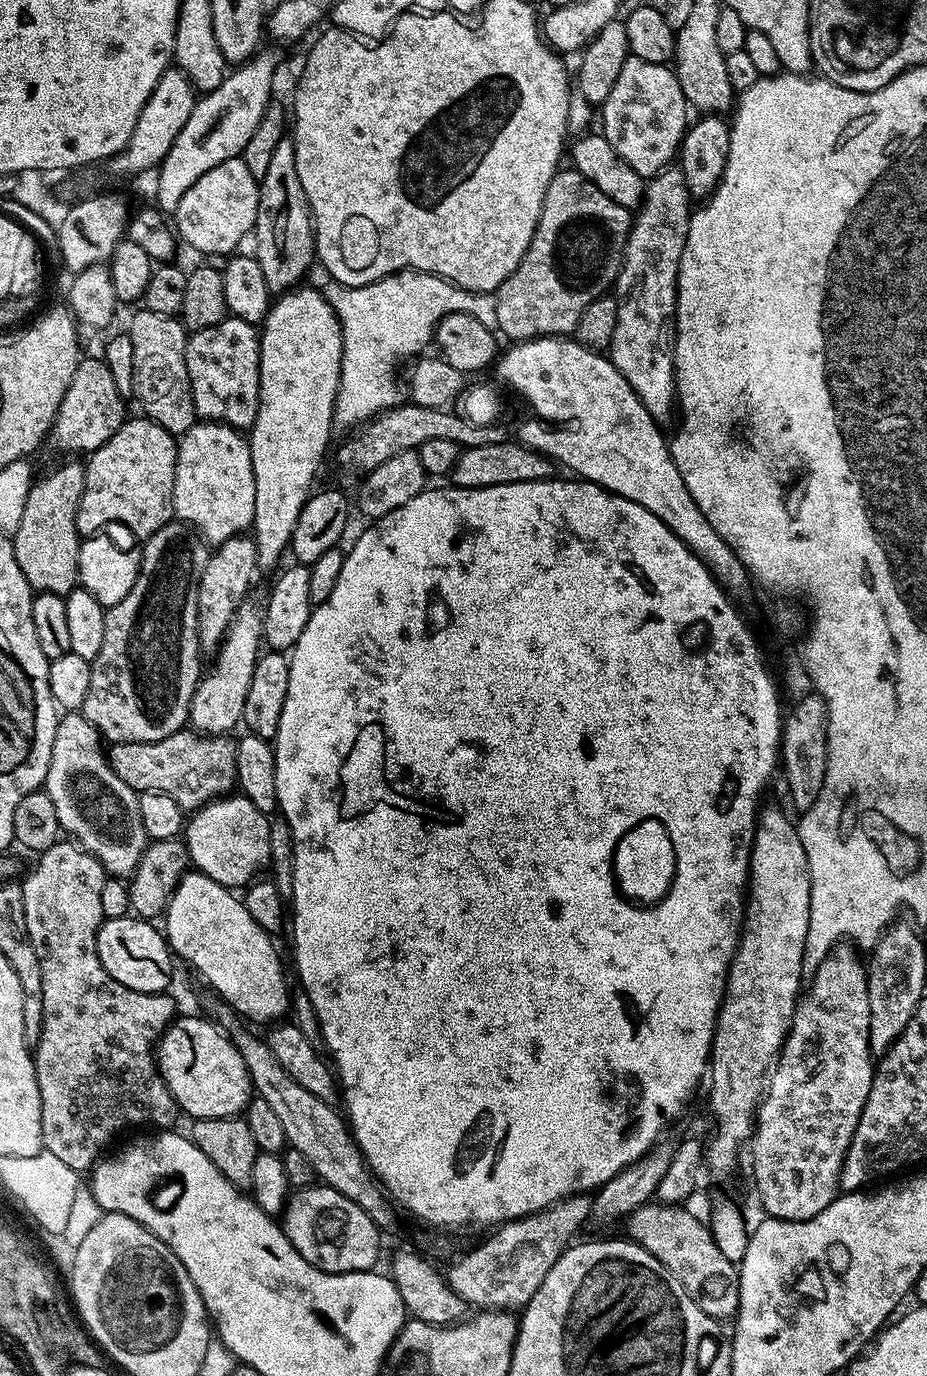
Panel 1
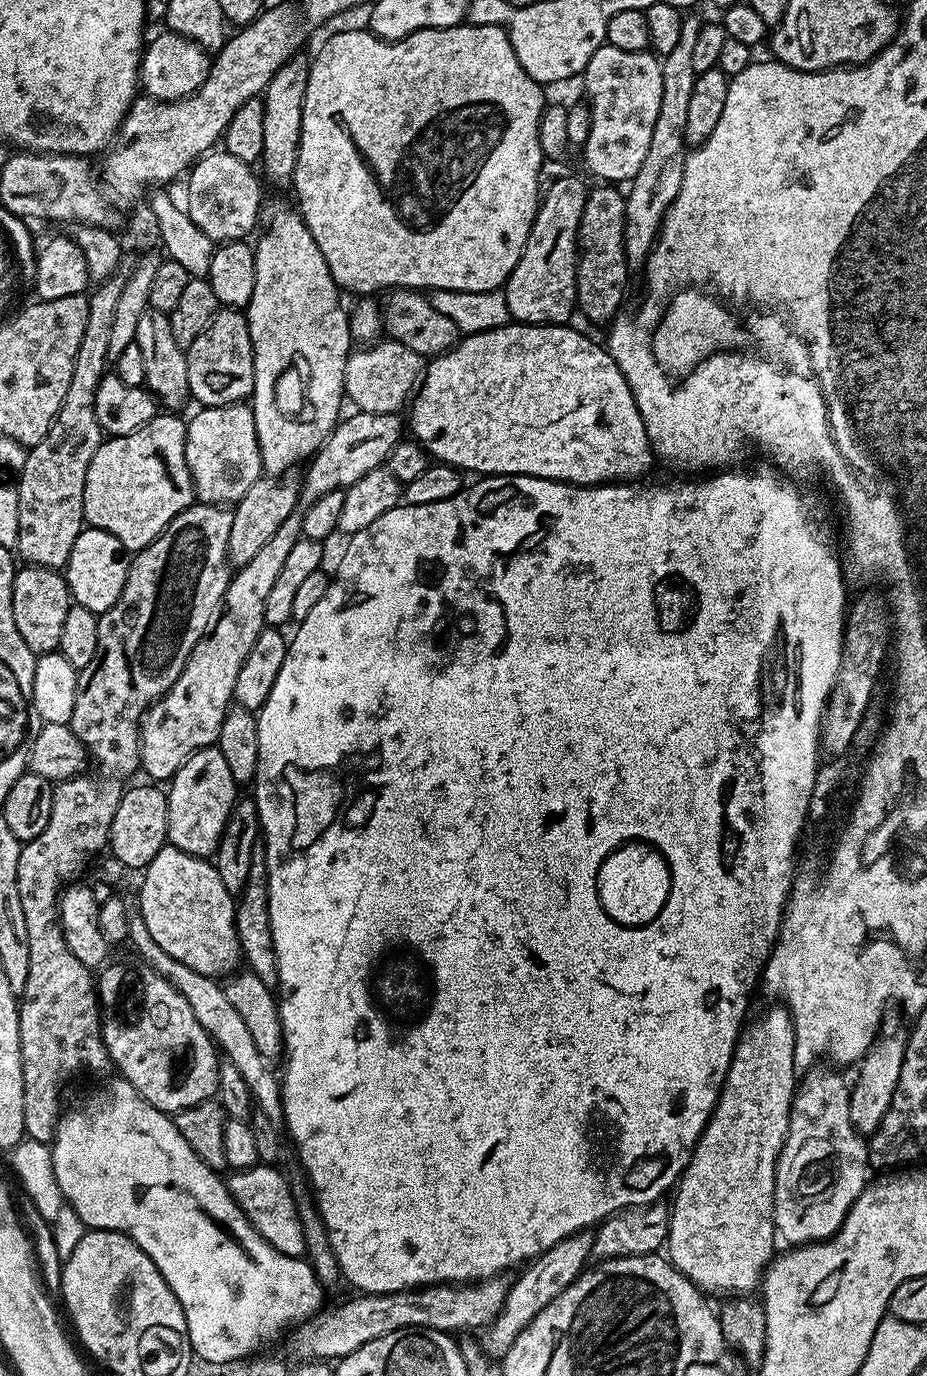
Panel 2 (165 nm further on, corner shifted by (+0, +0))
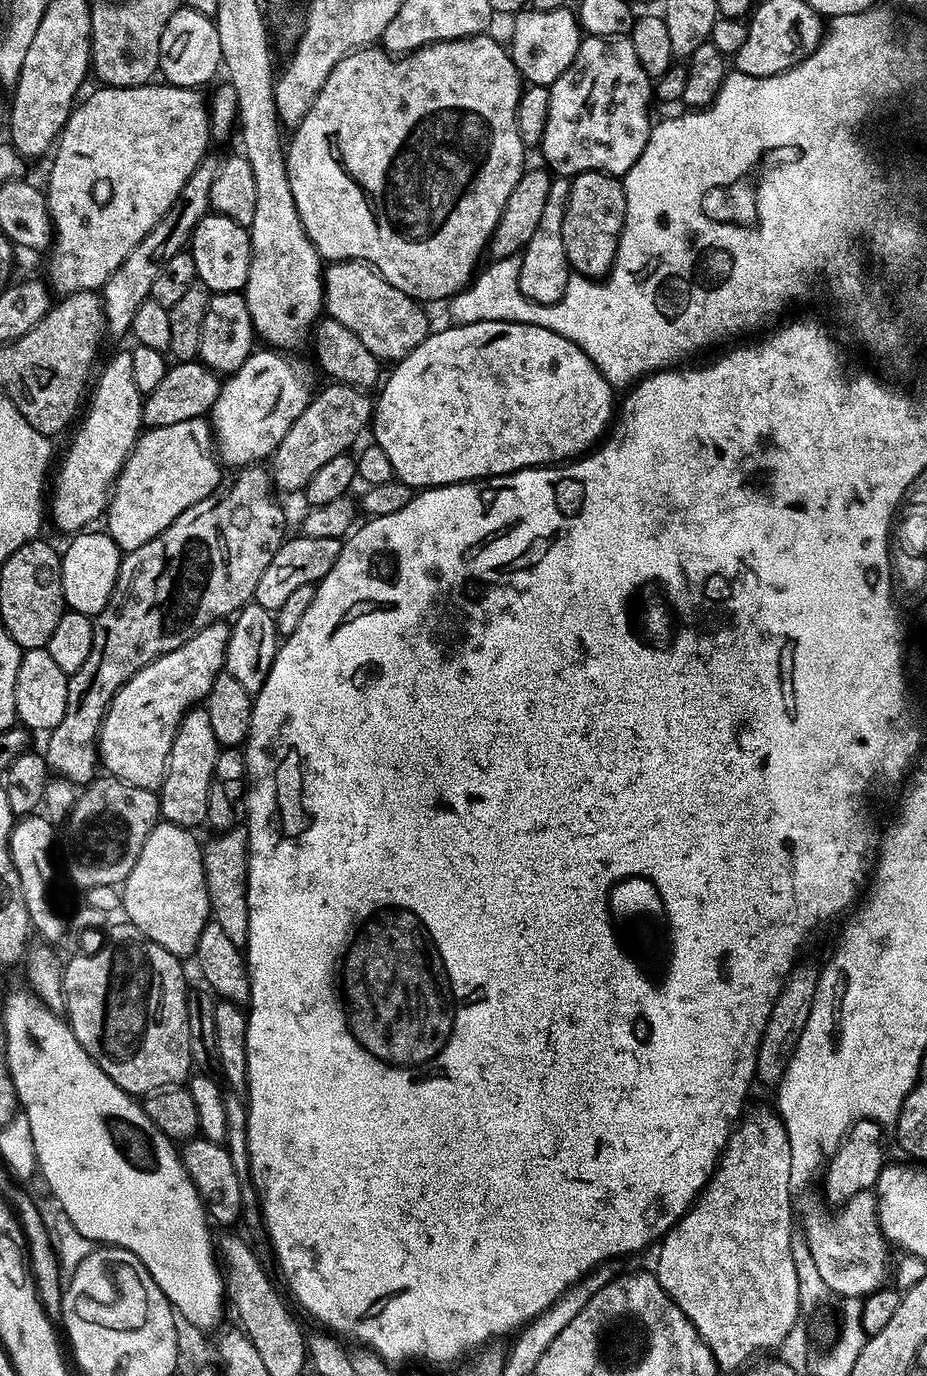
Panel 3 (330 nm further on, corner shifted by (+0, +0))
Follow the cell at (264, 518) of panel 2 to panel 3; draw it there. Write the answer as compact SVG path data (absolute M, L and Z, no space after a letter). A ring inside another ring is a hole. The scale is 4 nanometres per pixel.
M335 382L315 393L312 401L298 414L294 426L286 430L286 438L270 457L270 475L275 491L303 493L304 488L314 478L314 473L330 458L348 452L351 444L360 436L360 431L369 427L372 419L374 400L365 389L355 388L349 384Z

